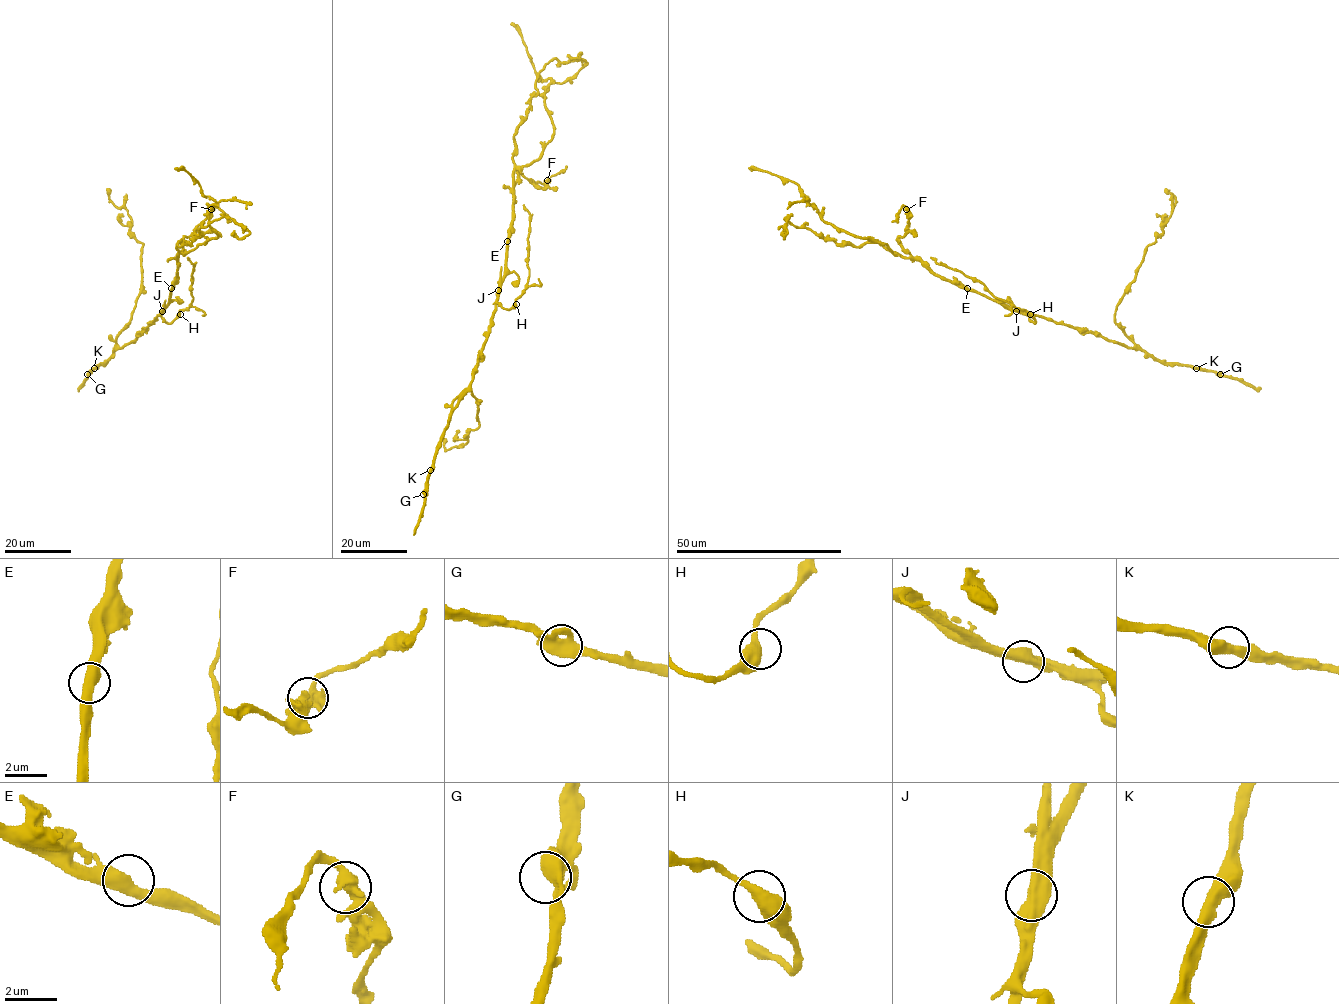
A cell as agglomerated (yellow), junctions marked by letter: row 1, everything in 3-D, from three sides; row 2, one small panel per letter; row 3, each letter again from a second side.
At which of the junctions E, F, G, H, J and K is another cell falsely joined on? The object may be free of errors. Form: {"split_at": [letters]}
{"split_at": ["J"]}

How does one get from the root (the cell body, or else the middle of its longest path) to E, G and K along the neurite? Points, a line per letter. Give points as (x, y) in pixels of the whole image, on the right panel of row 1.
E: (1013, 310), (967, 288)
G: (1013, 310), (1091, 331), (1168, 363), (1191, 365), (1220, 374)
K: (1013, 310), (1091, 331), (1168, 363), (1196, 368)

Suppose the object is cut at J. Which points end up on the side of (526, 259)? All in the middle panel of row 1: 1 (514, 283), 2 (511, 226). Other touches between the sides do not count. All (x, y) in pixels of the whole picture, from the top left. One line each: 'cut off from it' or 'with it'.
1: cut off from it
2: cut off from it

